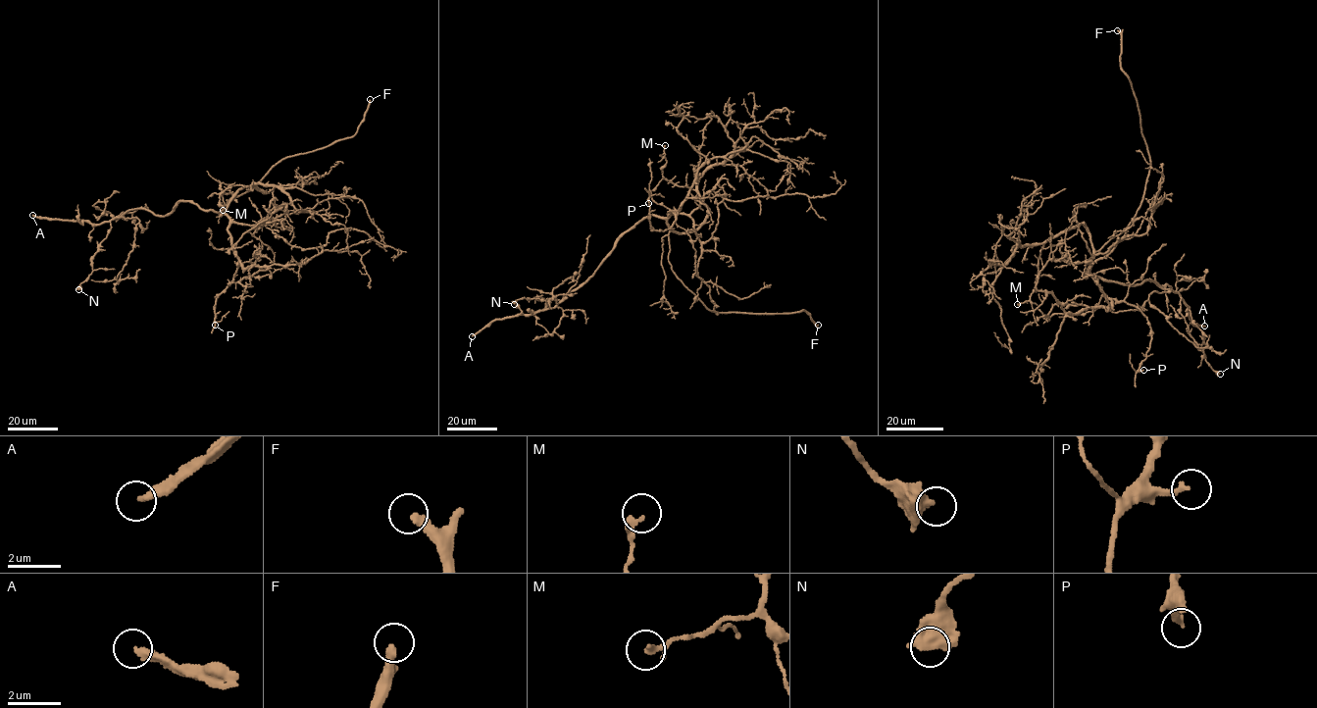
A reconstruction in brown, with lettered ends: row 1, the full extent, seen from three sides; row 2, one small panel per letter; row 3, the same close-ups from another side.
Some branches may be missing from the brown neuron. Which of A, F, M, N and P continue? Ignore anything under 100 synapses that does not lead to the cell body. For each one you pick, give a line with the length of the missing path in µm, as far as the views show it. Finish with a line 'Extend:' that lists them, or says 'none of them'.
A: missing 170 µm
F: missing 9 µm
Extend: A, F

